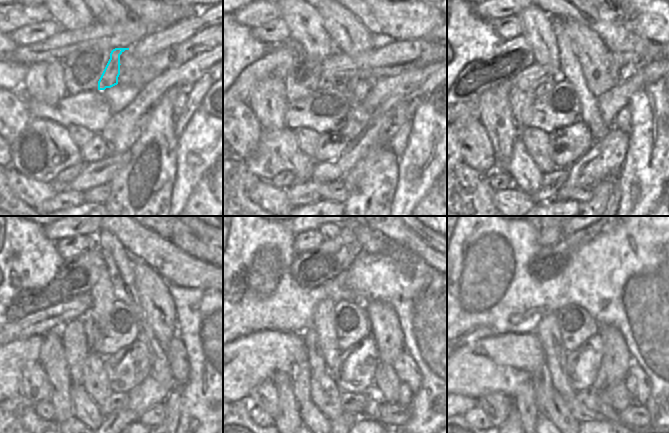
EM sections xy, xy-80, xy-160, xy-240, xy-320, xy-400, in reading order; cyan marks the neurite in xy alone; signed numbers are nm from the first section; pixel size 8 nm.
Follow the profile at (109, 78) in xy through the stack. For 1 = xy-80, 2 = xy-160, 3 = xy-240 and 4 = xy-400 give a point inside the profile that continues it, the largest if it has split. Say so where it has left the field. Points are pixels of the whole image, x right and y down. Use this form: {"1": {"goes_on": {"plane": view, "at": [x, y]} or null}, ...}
{"1": {"goes_on": {"plane": "xy-80", "at": [325, 82]}}, "2": {"goes_on": {"plane": "xy-160", "at": [546, 86]}}, "3": {"goes_on": {"plane": "xy-240", "at": [90, 326]}}, "4": {"goes_on": {"plane": "xy-400", "at": [541, 380]}}}

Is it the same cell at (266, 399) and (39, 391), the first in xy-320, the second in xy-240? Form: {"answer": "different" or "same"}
{"answer": "same"}

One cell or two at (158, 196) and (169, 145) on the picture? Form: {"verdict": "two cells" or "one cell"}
{"verdict": "one cell"}

